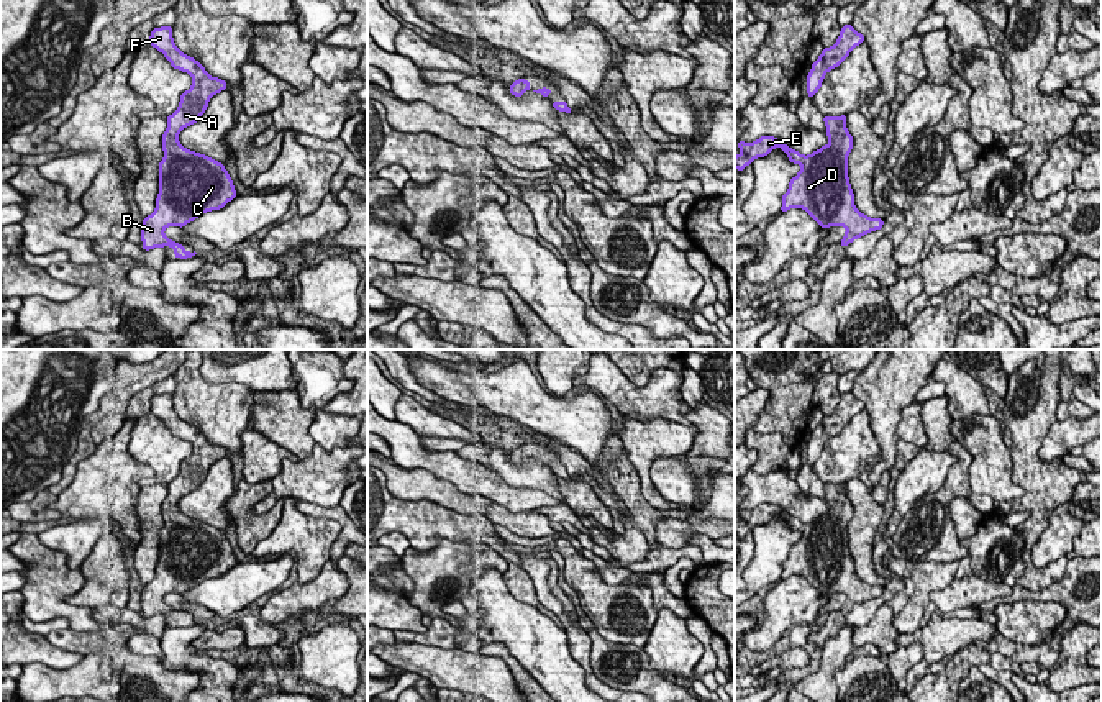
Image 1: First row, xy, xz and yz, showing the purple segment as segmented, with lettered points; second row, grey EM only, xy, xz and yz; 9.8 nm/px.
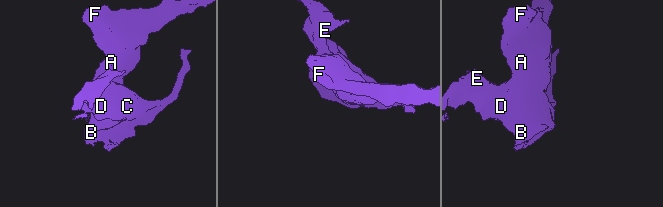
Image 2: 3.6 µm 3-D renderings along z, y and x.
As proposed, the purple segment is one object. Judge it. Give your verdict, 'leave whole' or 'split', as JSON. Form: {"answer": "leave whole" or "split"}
{"answer": "leave whole"}

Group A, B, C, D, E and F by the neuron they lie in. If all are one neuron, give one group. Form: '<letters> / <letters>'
A B C D E F

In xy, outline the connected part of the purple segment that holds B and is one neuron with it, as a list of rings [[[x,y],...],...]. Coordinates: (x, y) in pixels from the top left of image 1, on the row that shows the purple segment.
[[[172,26],[151,31],[151,46],[171,62],[174,69],[192,75],[192,87],[180,95],[179,108],[167,116],[167,130],[162,134],[164,159],[159,162],[159,194],[156,210],[143,220],[143,249],[171,246],[174,258],[187,259],[197,253],[164,235],[167,226],[184,228],[200,215],[220,210],[238,197],[225,166],[205,154],[190,151],[179,143],[179,133],[197,123],[205,113],[213,95],[228,85],[212,77],[194,57],[184,54],[172,38]]]

